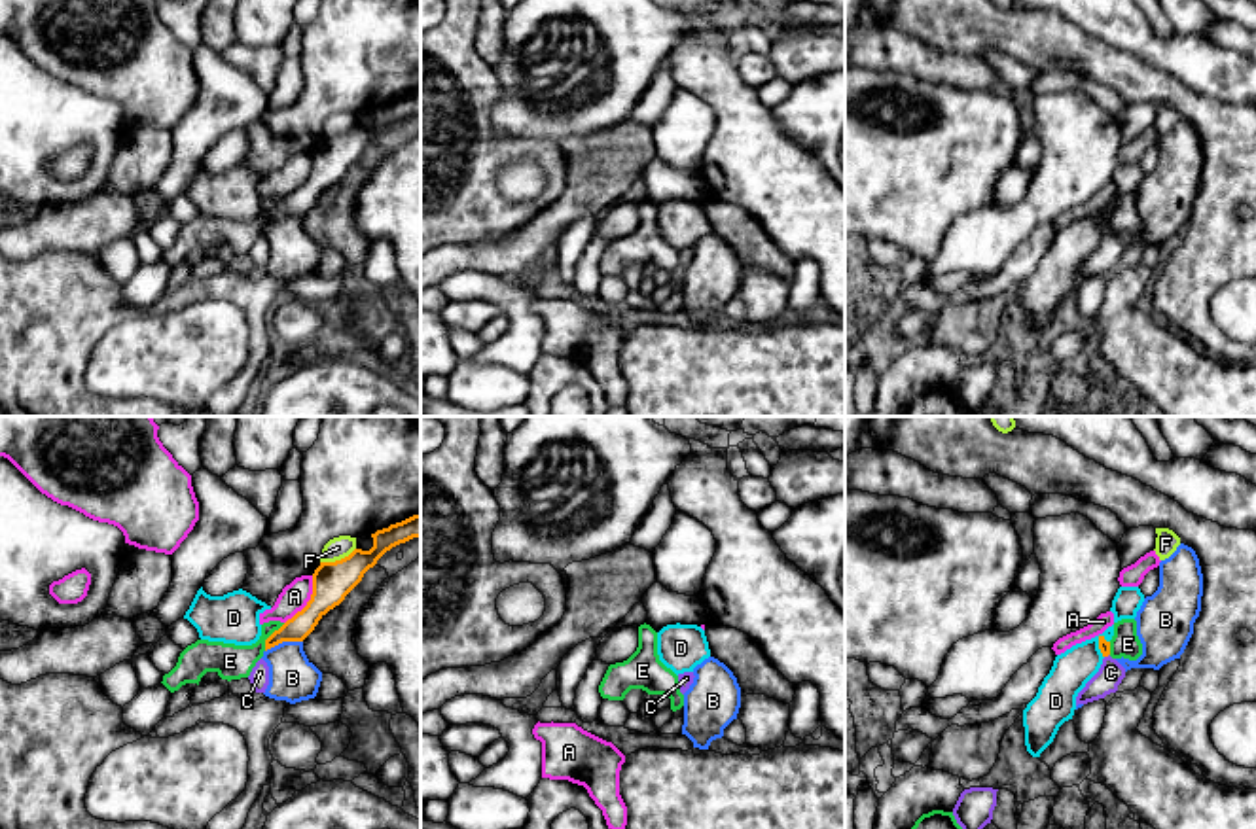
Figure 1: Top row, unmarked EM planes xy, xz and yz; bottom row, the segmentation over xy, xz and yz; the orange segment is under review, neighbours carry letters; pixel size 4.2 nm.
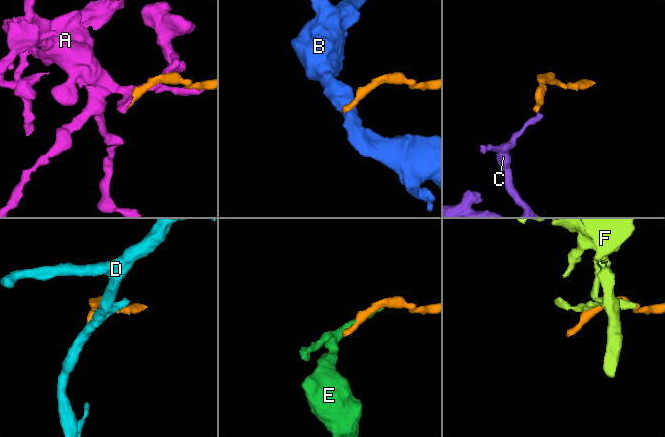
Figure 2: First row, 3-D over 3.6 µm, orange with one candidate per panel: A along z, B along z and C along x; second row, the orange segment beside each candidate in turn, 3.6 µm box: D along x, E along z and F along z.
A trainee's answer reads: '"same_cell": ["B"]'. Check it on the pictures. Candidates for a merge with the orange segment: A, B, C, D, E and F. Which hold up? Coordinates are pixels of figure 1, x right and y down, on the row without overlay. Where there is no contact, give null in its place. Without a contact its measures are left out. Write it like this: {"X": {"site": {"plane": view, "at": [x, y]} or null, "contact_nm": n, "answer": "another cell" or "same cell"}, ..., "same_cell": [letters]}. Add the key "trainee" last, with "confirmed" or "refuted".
{"A": {"site": {"plane": "xy", "at": [309, 176]}, "contact_nm": 240, "answer": "another cell"}, "B": {"site": {"plane": "xy", "at": [283, 216]}, "contact_nm": 170, "answer": "another cell"}, "C": {"site": {"plane": "yz", "at": [1107, 231]}, "contact_nm": 30, "answer": "same cell"}, "D": {"site": {"plane": "yz", "at": [1099, 222]}, "contact_nm": 110, "answer": "another cell"}, "E": {"site": {"plane": "xy", "at": [269, 212]}, "contact_nm": 150, "answer": "another cell"}, "F": {"site": {"plane": "xy", "at": [338, 137]}, "contact_nm": 170, "answer": "another cell"}, "same_cell": ["C"], "trainee": "refuted"}

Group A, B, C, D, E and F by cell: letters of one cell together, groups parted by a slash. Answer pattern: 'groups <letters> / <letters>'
groups A / B / C / D / E / F

